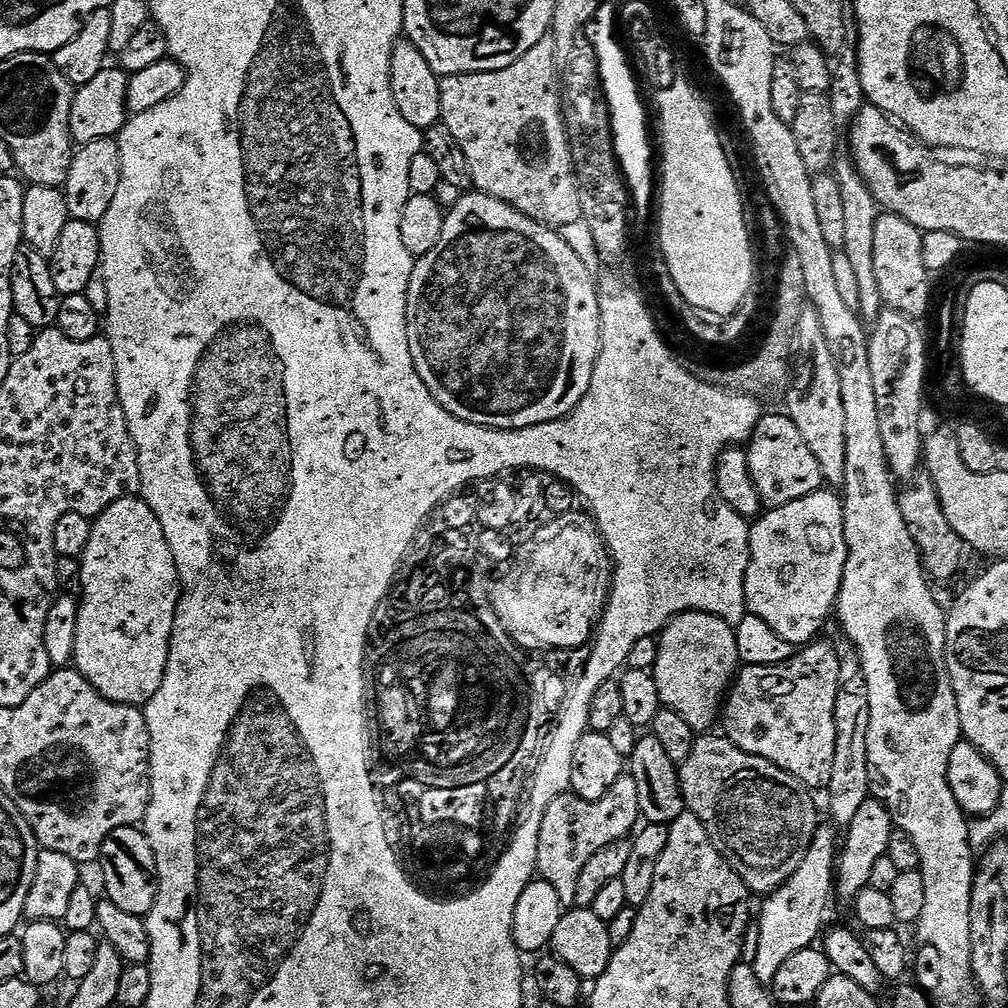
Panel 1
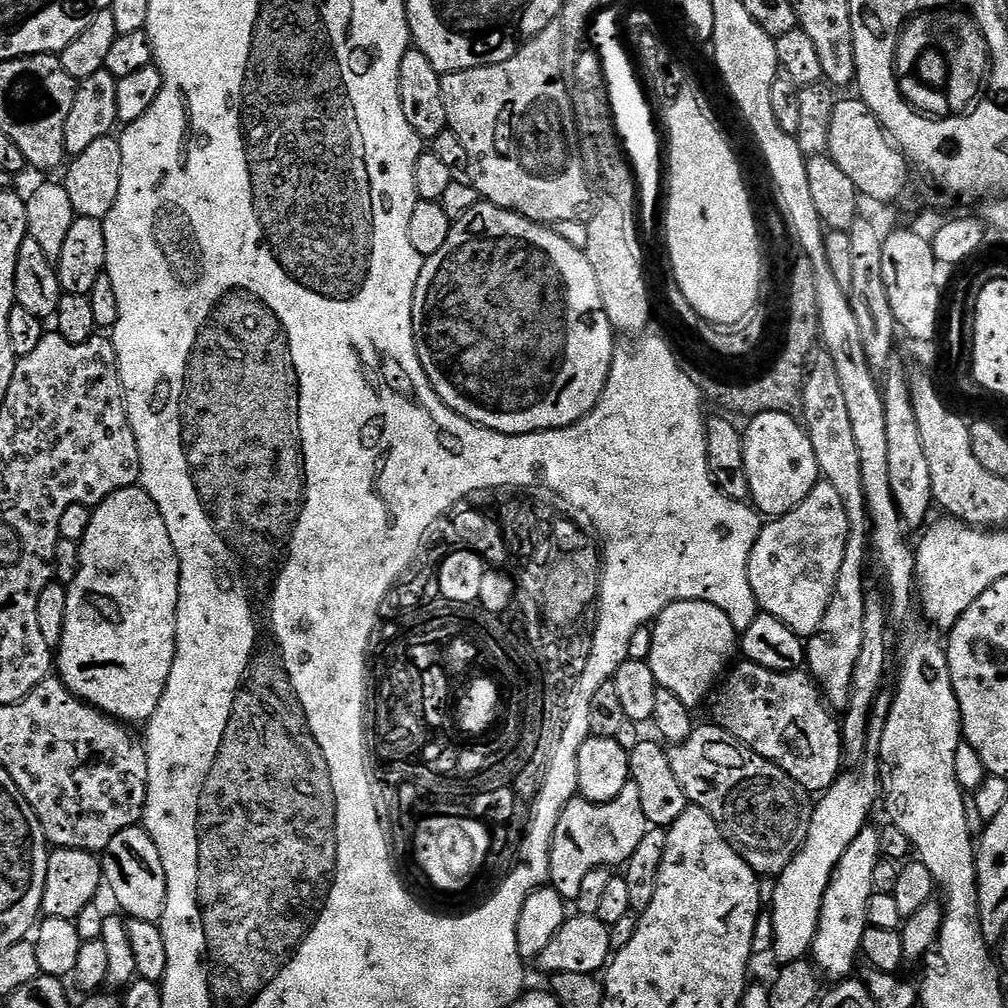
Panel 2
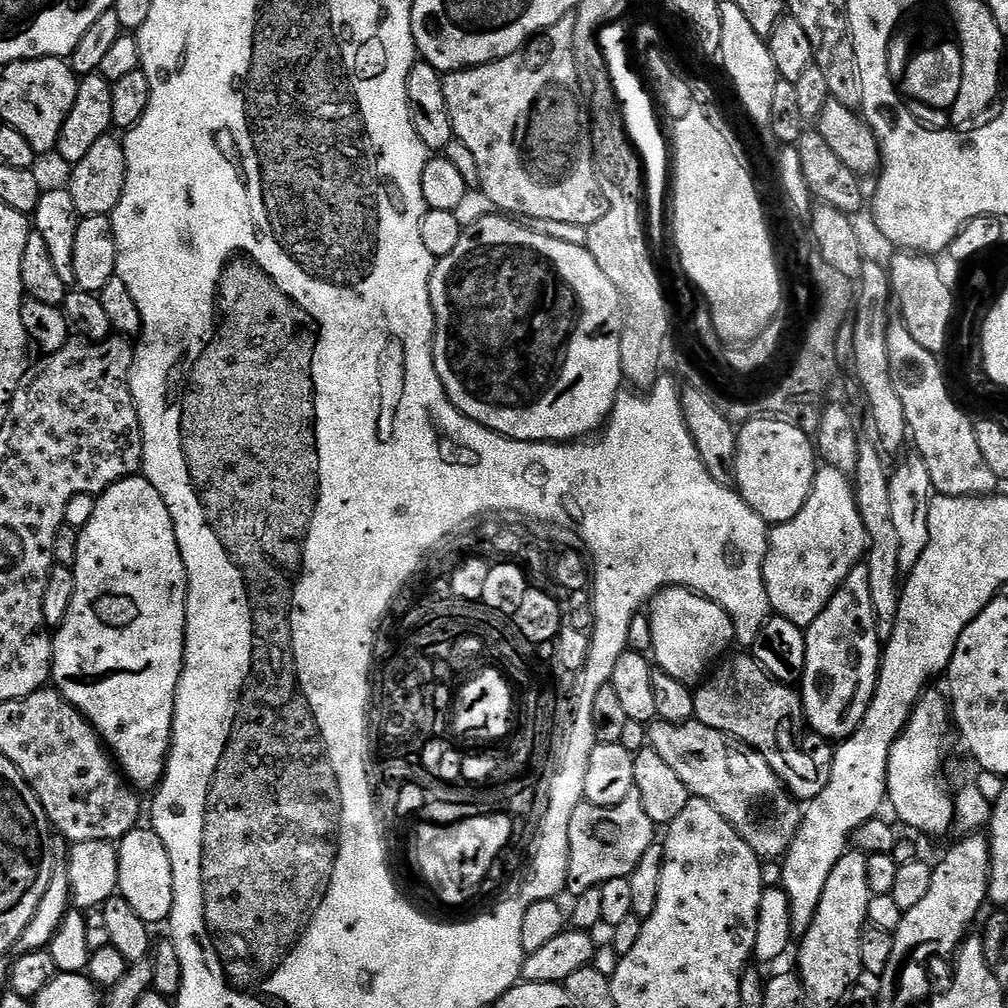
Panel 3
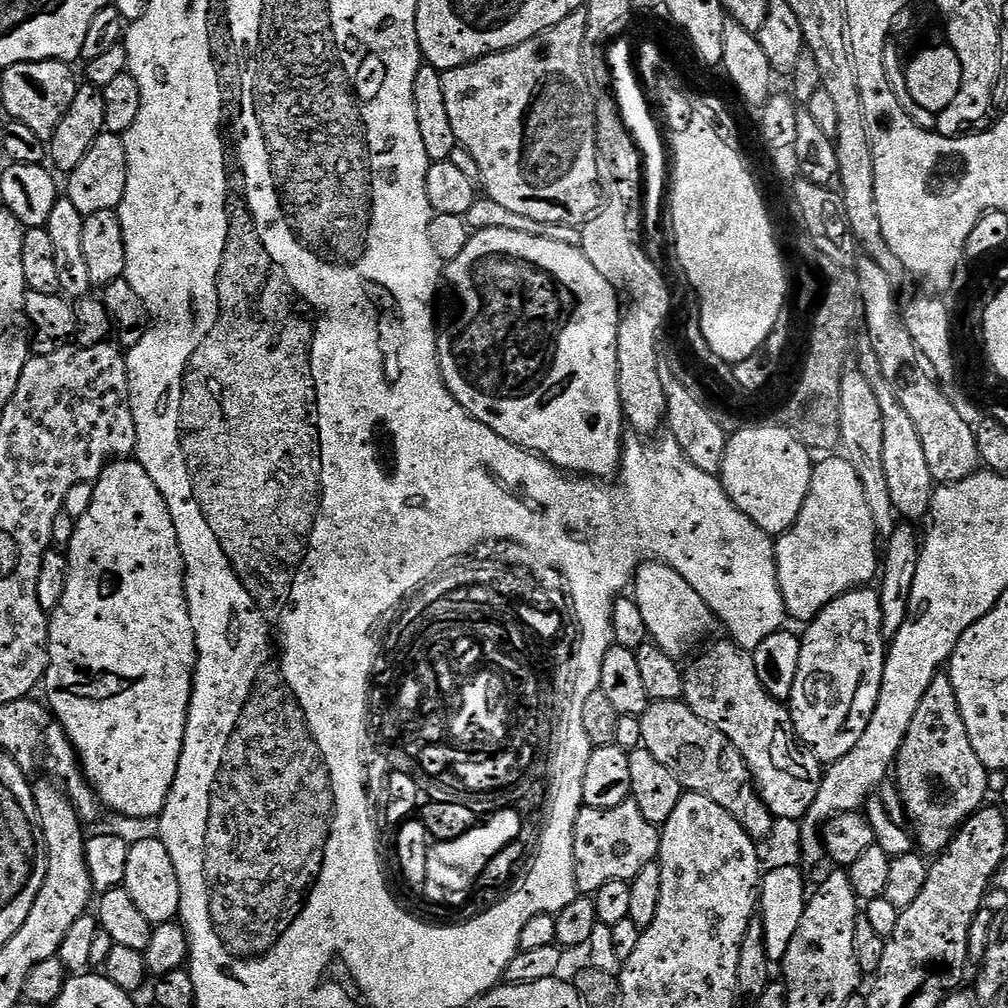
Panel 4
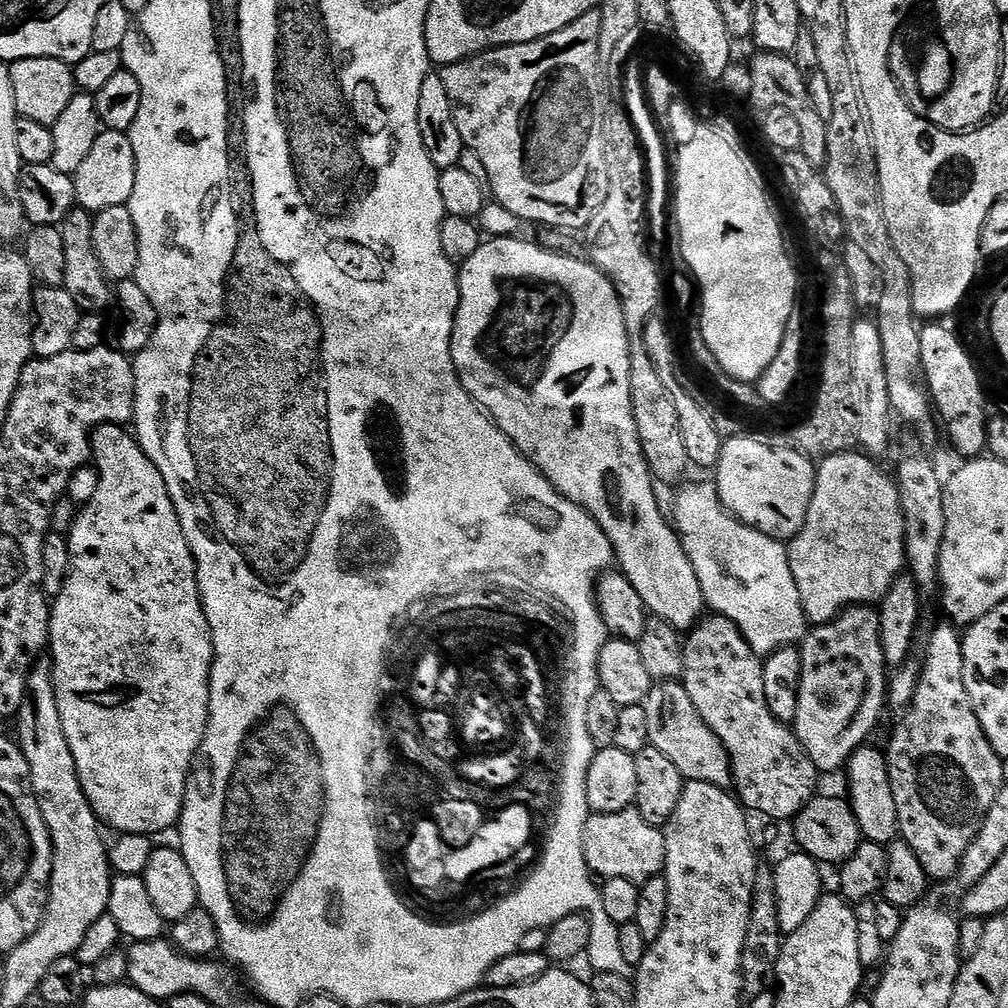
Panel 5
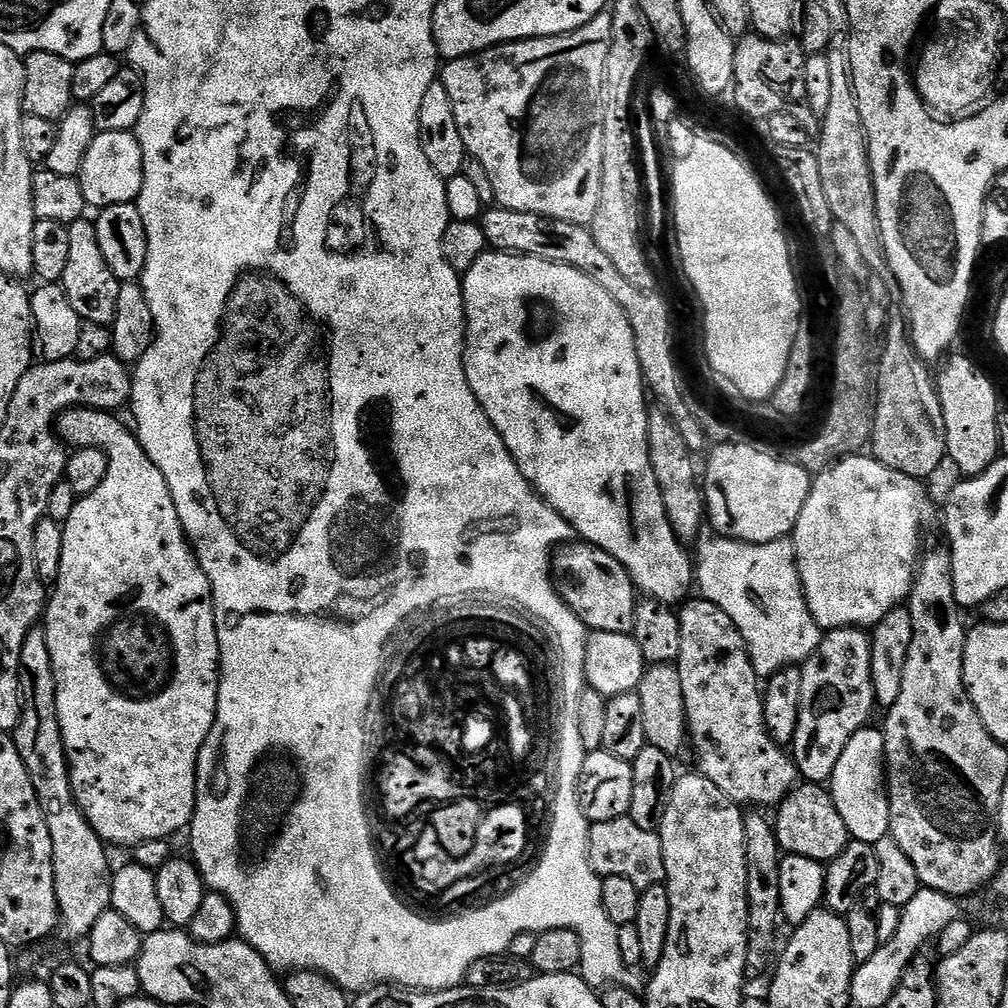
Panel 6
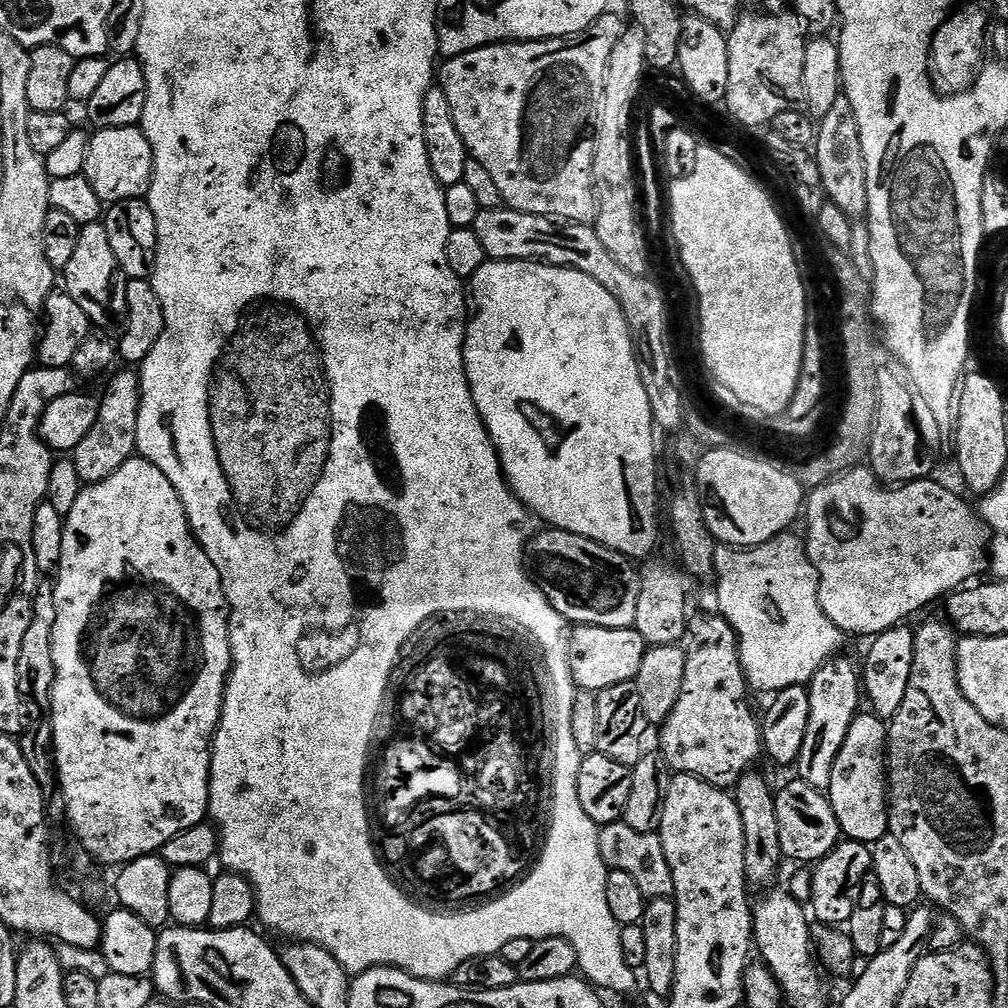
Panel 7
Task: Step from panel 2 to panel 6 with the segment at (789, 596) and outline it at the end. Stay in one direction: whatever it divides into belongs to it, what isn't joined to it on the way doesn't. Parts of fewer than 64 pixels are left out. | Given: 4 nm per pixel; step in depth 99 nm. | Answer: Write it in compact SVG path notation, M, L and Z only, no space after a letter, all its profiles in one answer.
M868 454L846 456L813 479L812 489L806 498L806 506L802 506L802 514L796 523L796 531L792 533L790 539L792 545L796 548L796 565L798 566L800 581L804 587L804 597L808 603L810 614L814 614L814 622L818 622L820 629L871 629L880 624L882 618L886 618L886 614L890 614L895 608L901 607L912 595L912 580L916 577L916 569L922 555L920 531L924 528L924 515L928 512L928 492L924 487L925 485L921 481L910 478L906 474L898 474L898 470L890 470L890 466L882 466L882 462L878 462Z

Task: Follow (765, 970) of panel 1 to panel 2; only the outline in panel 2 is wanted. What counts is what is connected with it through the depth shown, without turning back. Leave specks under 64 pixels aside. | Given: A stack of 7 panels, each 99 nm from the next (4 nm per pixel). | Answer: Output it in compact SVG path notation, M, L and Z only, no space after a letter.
M866 765L864 772L852 771L856 770L848 770L837 776L828 791L815 801L806 842L798 854L794 854L790 866L786 866L786 870L775 877L776 889L772 892L770 915L773 924L771 955L776 956L777 965L803 960L811 953L826 886L830 886L830 878L838 862L842 862L842 854L846 854L850 842L854 842L854 838L858 838L858 834L869 823L868 815L872 807L875 804L877 807L878 793L882 788L877 776L877 765Z

